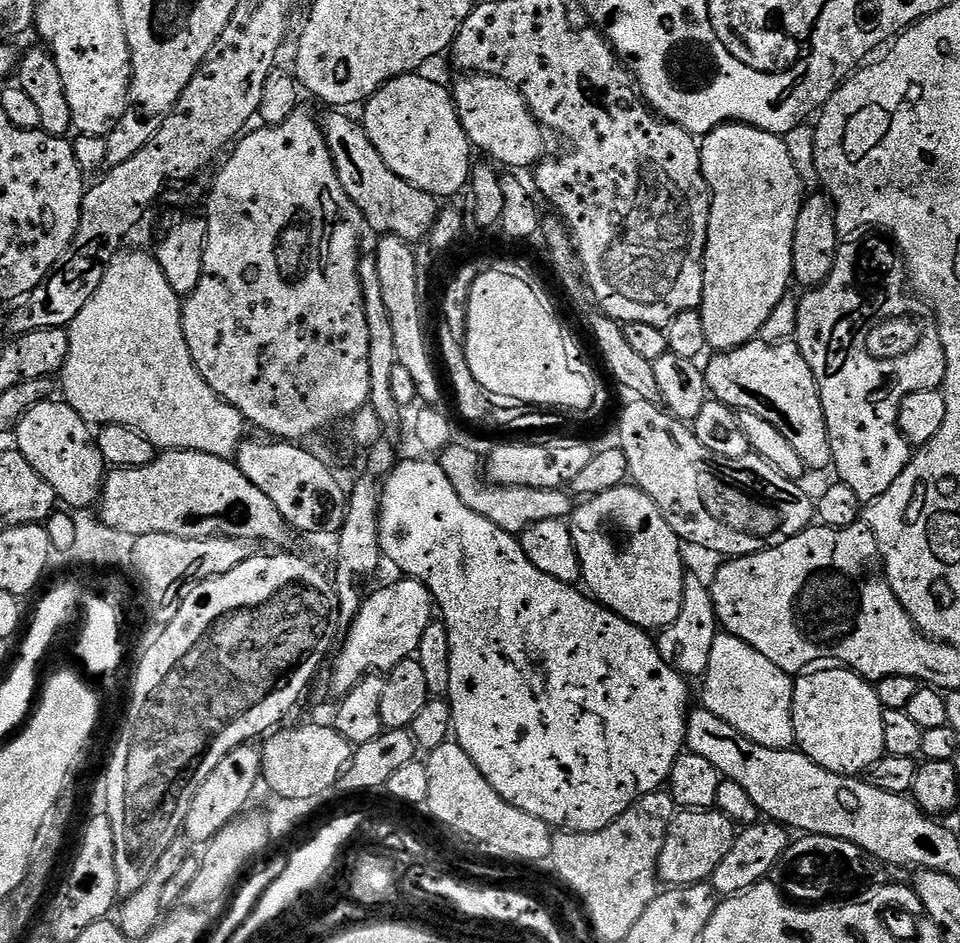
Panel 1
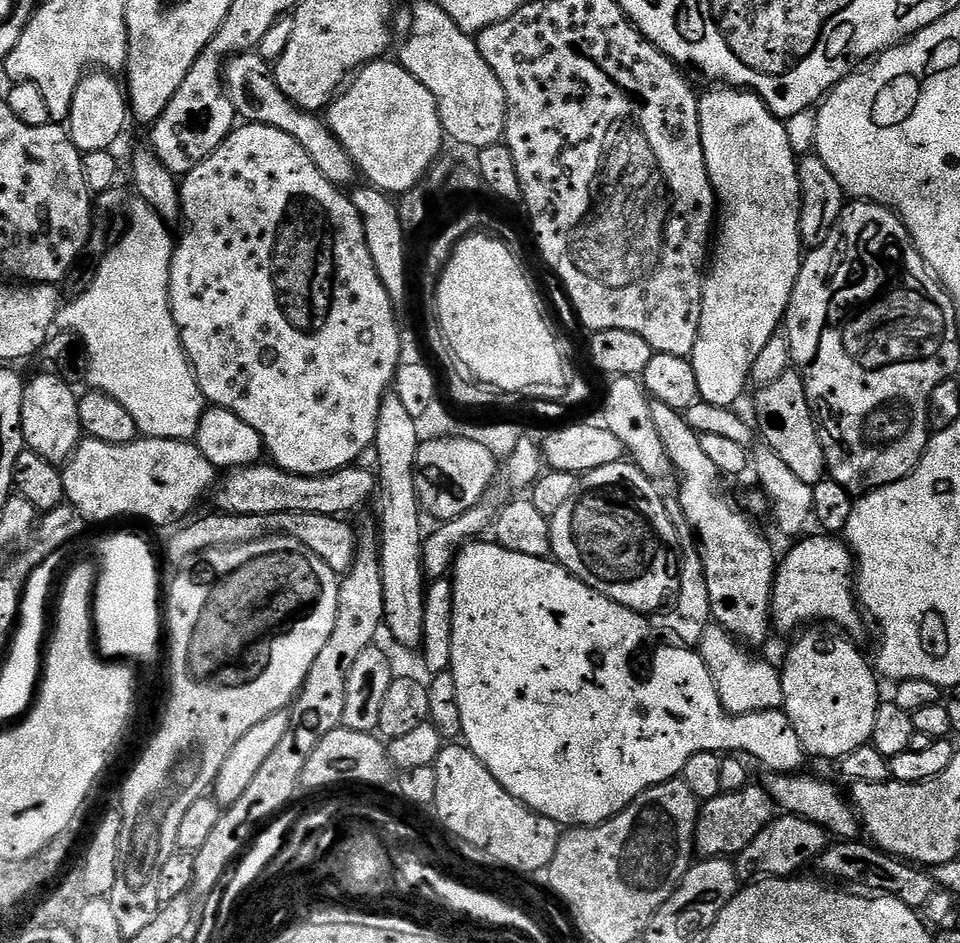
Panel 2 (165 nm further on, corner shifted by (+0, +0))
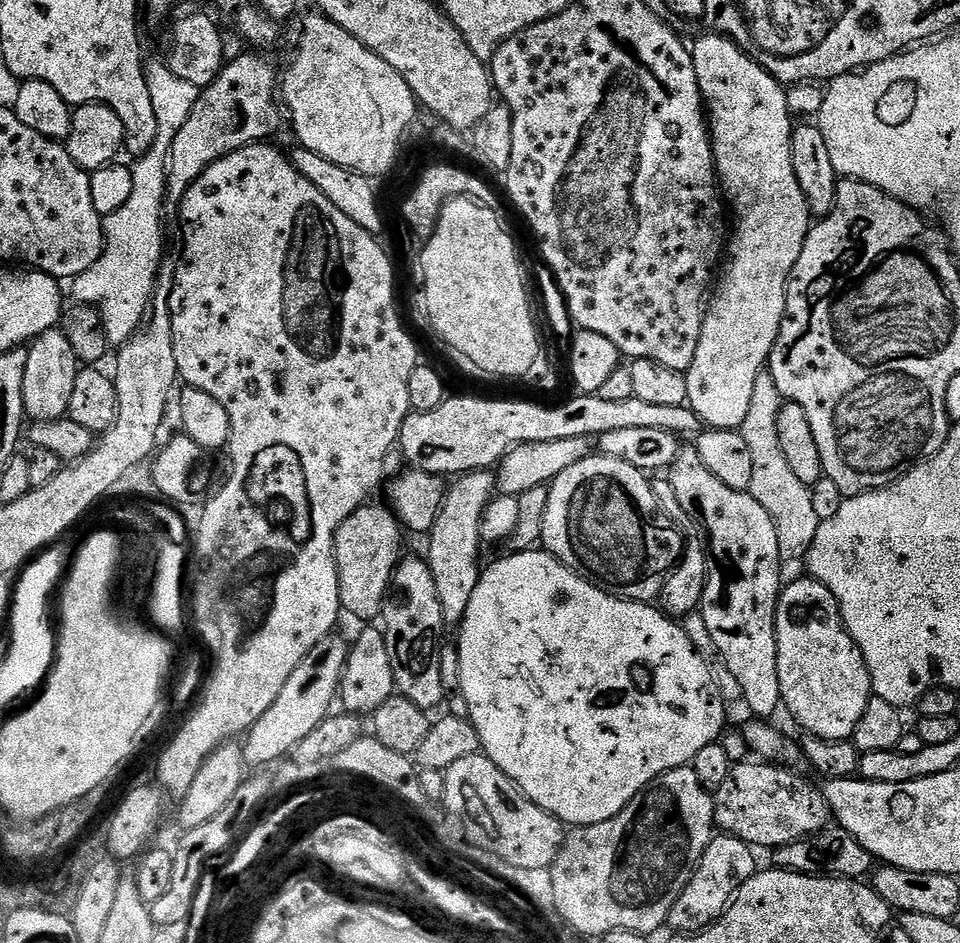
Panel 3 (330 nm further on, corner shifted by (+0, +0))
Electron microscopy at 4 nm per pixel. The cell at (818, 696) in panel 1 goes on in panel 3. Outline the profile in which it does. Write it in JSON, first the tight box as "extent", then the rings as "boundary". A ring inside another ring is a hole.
{"extent":[776,578,872,740],"boundary":[[[803,578],[785,587],[776,603],[776,641],[778,642],[778,686],[783,707],[804,727],[809,736],[826,738],[827,740],[847,740],[854,734],[854,726],[858,726],[858,718],[866,710],[866,702],[872,697],[872,679],[868,673],[866,662],[862,658],[862,650],[852,640],[852,636],[844,629],[844,621],[840,619],[840,607],[830,594],[830,590],[821,580]]]}

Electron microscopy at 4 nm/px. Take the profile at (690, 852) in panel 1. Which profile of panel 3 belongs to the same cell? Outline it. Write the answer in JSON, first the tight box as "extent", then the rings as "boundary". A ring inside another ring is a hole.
{"extent":[714,763,833,850],"boundary":[[[752,763],[732,765],[726,782],[714,794],[716,828],[723,835],[738,838],[756,850],[775,850],[829,827],[833,815],[819,787],[812,788],[810,781],[788,768],[779,768],[779,763]]]}

